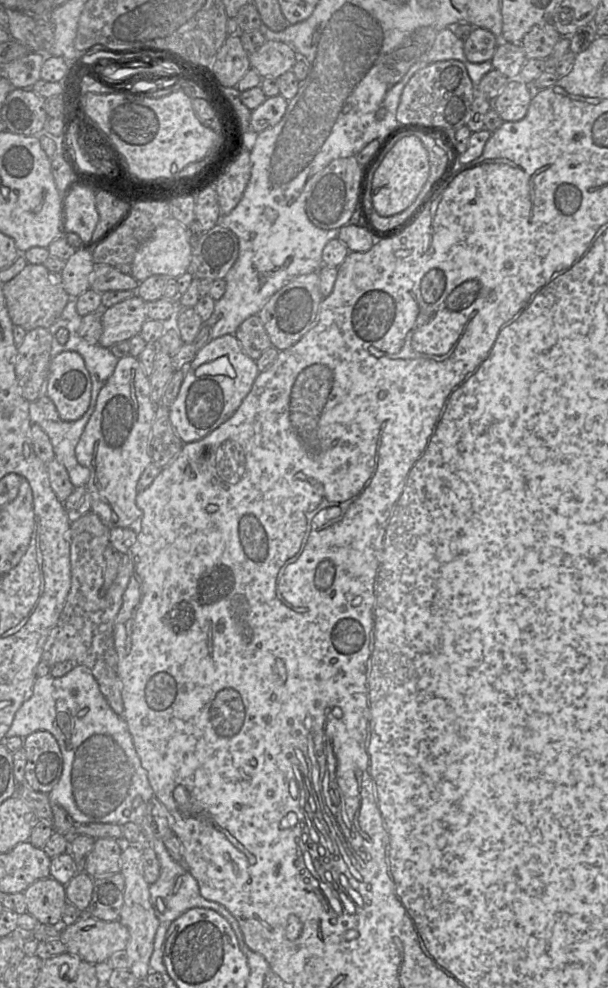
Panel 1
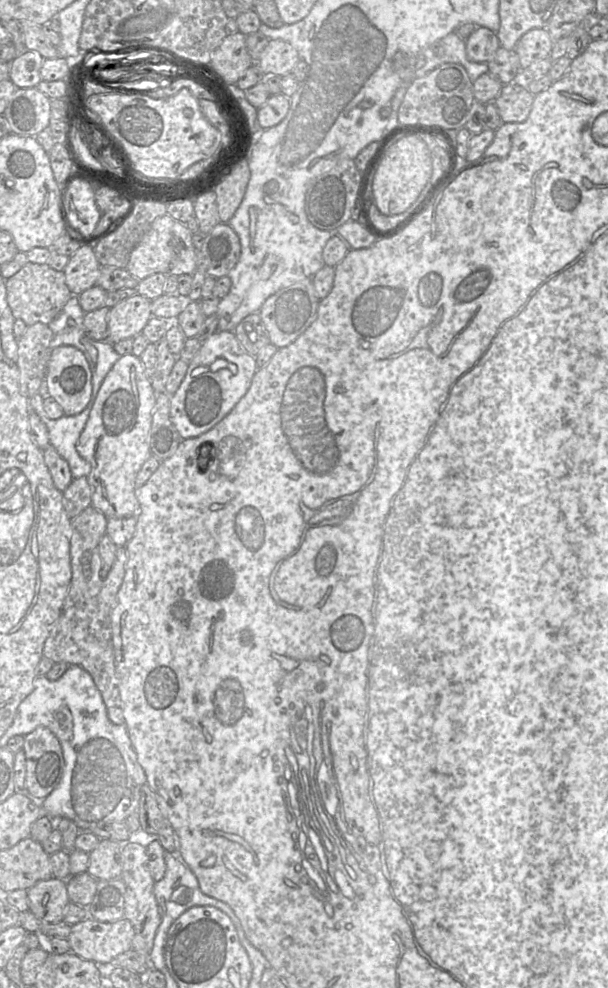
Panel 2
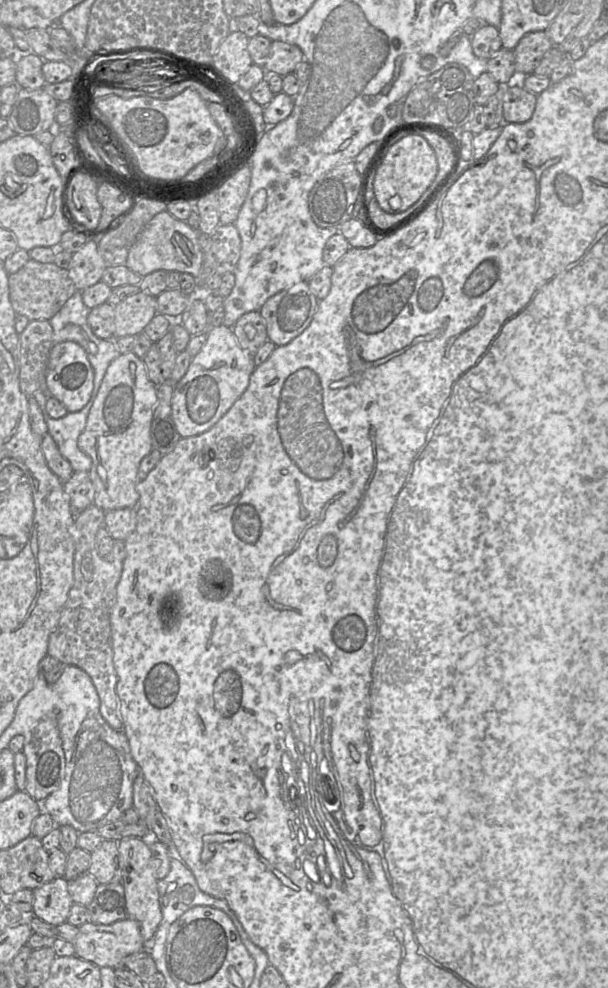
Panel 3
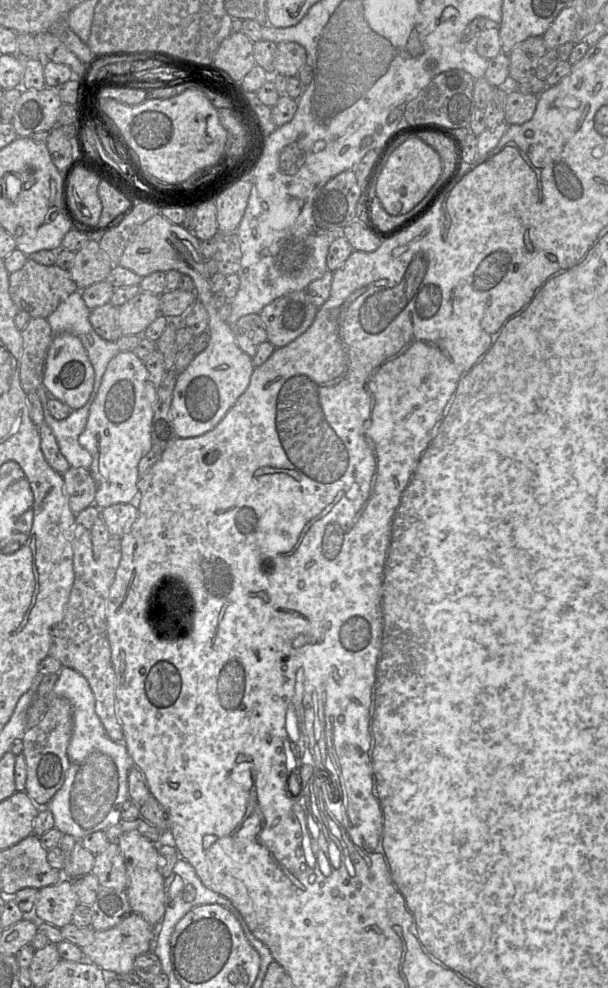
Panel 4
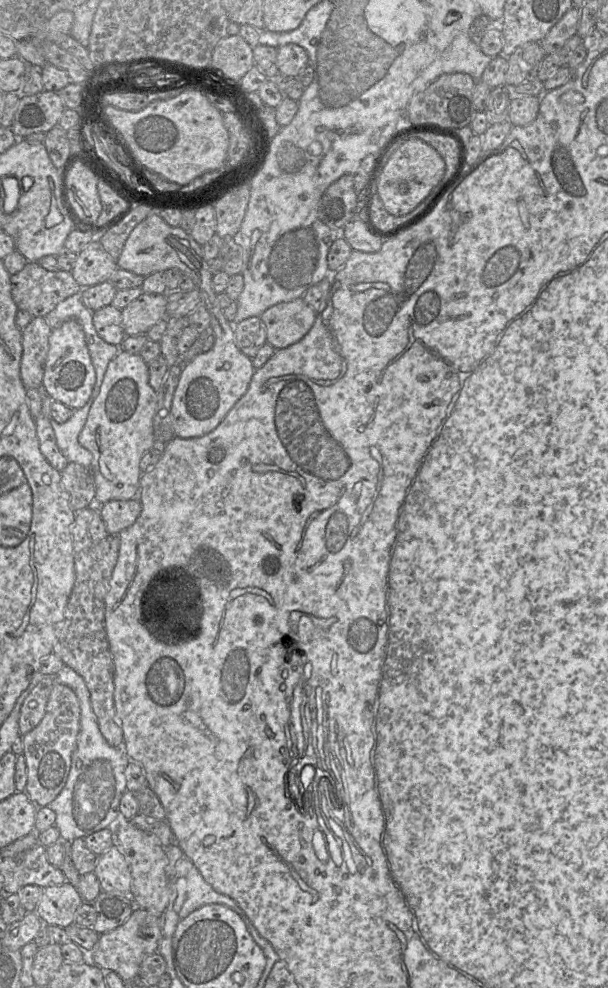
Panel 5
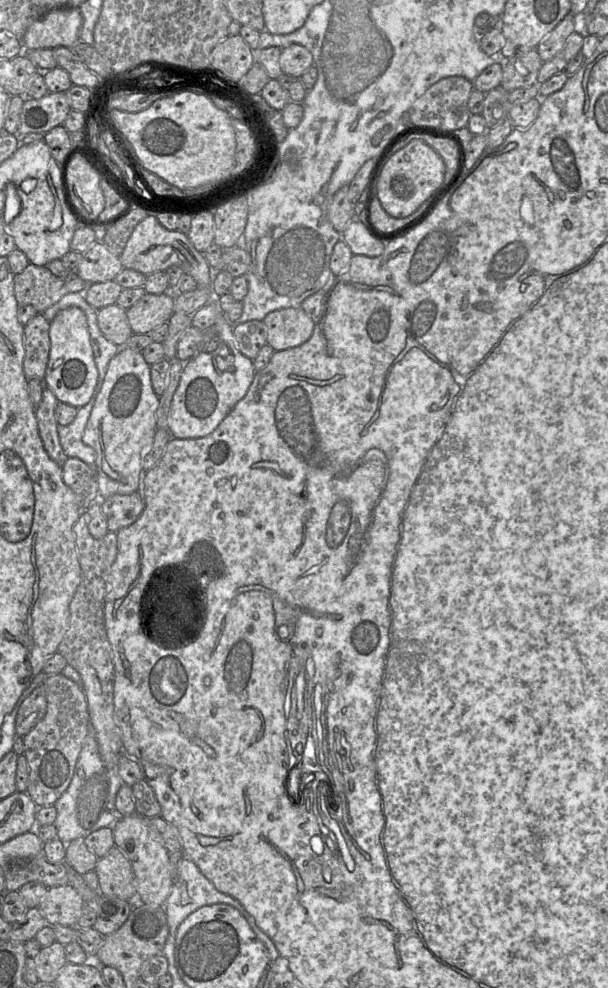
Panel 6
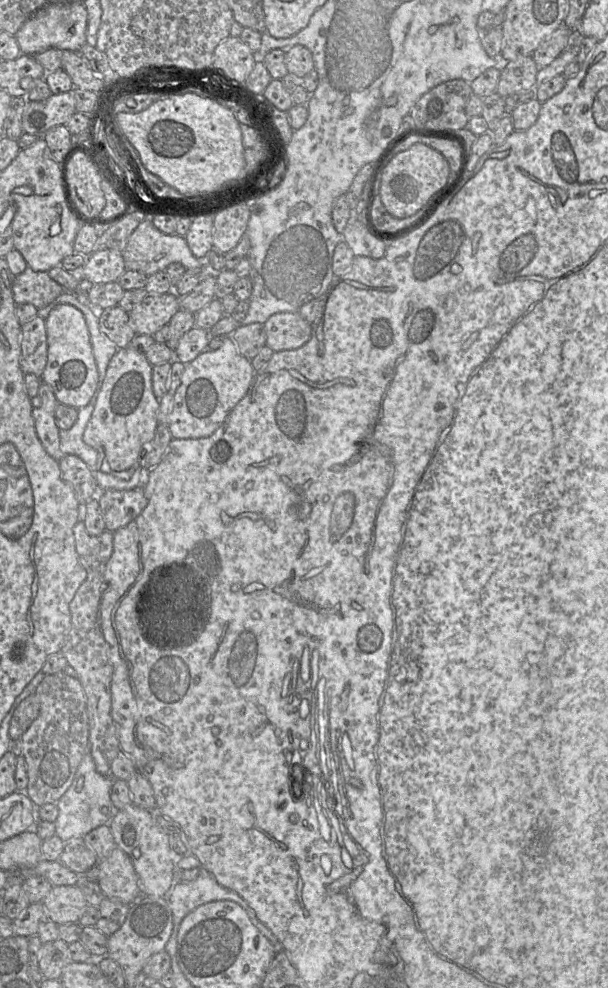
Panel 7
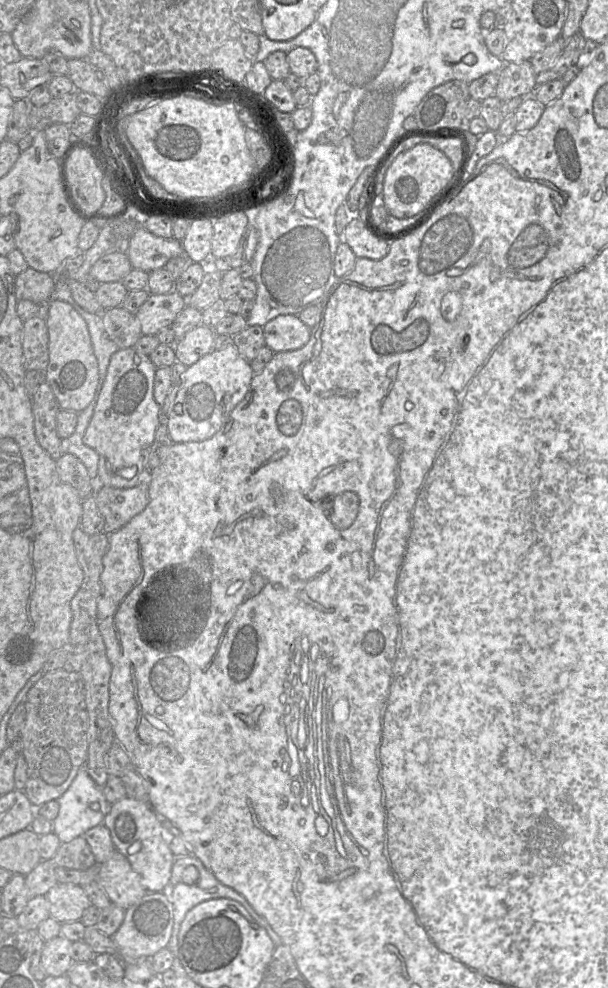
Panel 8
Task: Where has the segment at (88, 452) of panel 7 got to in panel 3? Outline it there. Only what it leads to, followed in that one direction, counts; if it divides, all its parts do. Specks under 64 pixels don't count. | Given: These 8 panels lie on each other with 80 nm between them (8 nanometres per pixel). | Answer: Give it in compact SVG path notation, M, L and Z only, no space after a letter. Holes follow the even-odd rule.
M37 391L33 394L44 421L47 425L47 434L51 435L56 443L60 454L70 463L75 472L89 472L91 459L78 447L78 437L83 432L89 411L92 406L93 396L90 396L88 403L78 412L68 412L59 419L53 419L46 410L46 393Z

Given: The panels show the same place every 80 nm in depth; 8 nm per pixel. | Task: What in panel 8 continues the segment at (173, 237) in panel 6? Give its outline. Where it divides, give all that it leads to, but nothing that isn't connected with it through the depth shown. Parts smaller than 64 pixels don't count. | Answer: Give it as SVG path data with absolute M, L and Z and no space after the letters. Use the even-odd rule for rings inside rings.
M143 226L137 228L123 248L133 269L149 273L163 268L170 259L184 255L181 241L156 236Z

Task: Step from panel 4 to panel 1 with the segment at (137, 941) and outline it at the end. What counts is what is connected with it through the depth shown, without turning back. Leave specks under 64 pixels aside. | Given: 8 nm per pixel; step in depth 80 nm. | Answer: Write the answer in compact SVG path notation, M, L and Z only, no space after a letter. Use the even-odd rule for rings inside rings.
M83 914L75 923L69 926L62 926L60 940L66 946L66 952L72 954L82 961L91 964L100 964L106 962L114 953L125 950L129 940L128 929L119 921L103 921L89 915Z

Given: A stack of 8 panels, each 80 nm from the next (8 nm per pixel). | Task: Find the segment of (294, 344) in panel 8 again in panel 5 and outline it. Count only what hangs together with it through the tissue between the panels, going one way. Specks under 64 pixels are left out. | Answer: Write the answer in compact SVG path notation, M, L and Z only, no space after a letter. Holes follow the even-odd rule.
M302 299L282 302L268 308L261 316L266 340L275 350L300 341L311 330L317 313Z

